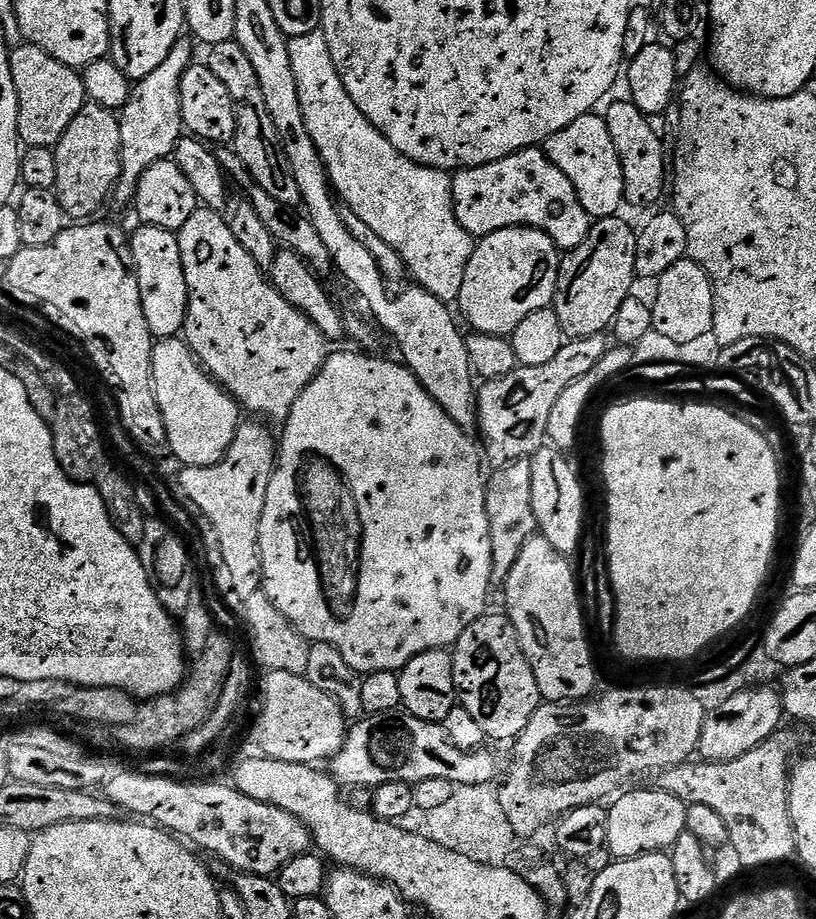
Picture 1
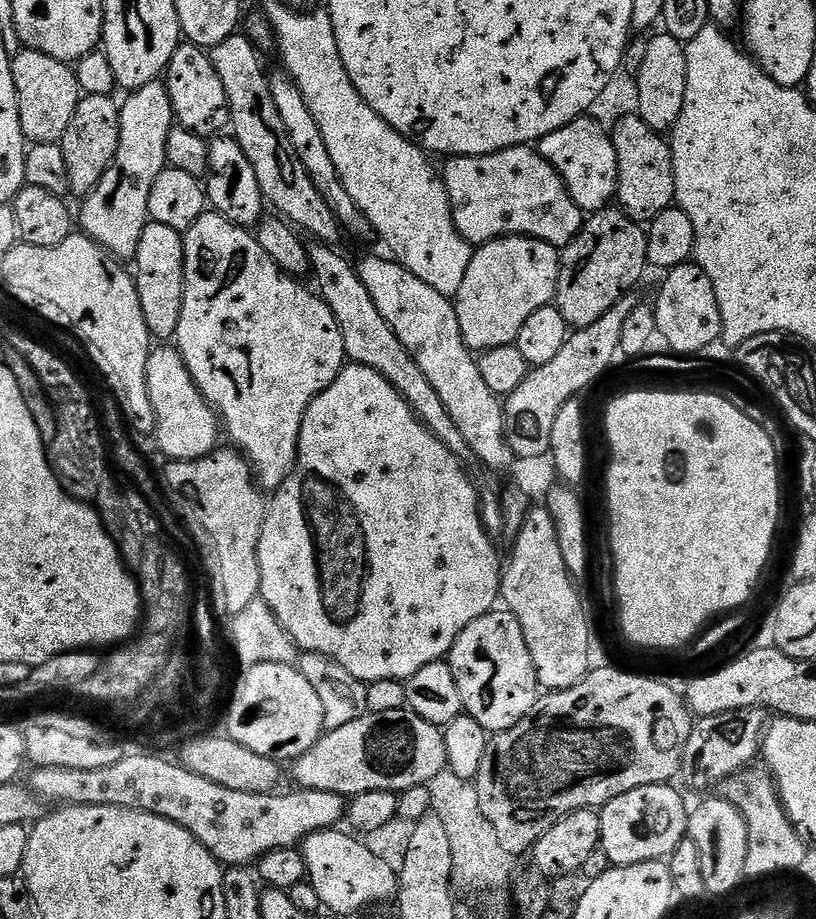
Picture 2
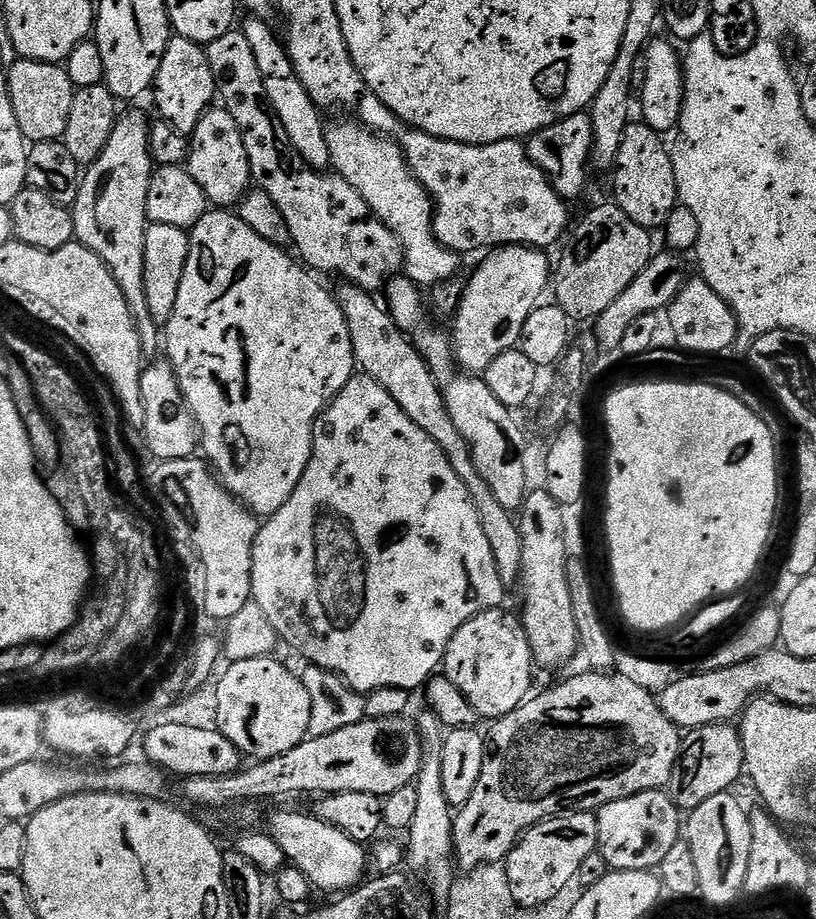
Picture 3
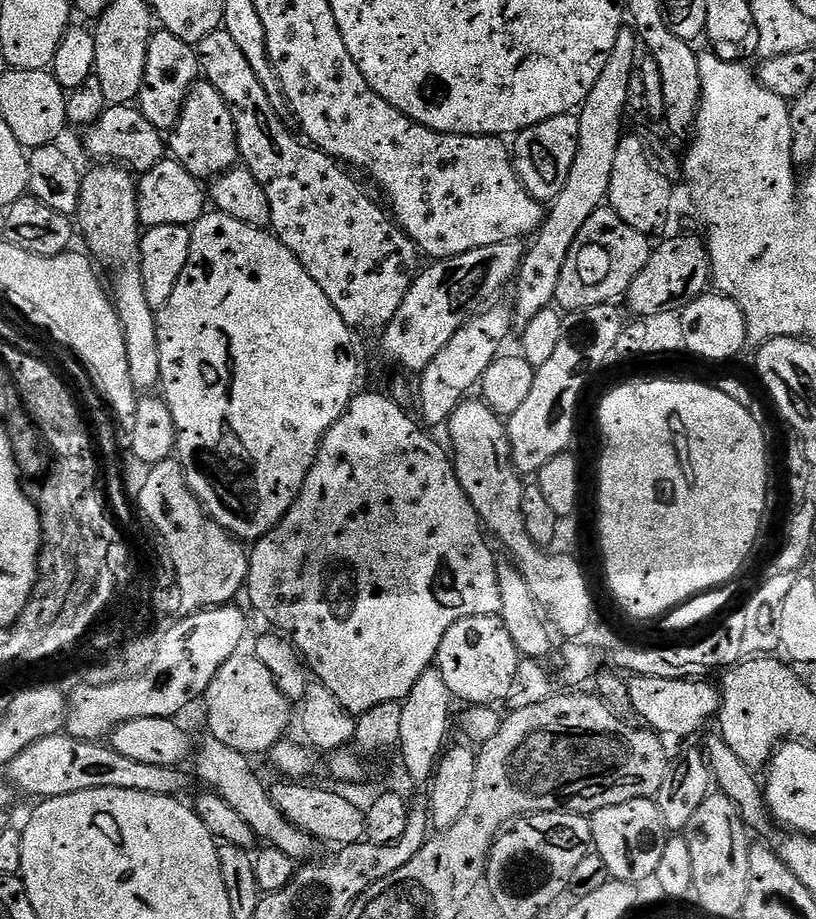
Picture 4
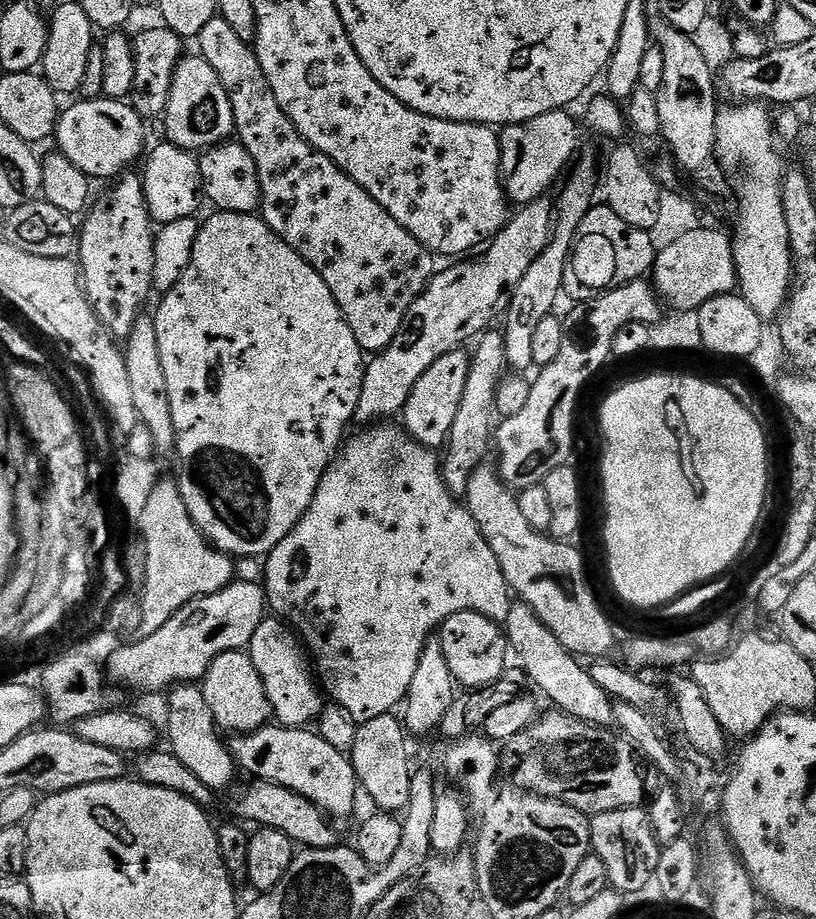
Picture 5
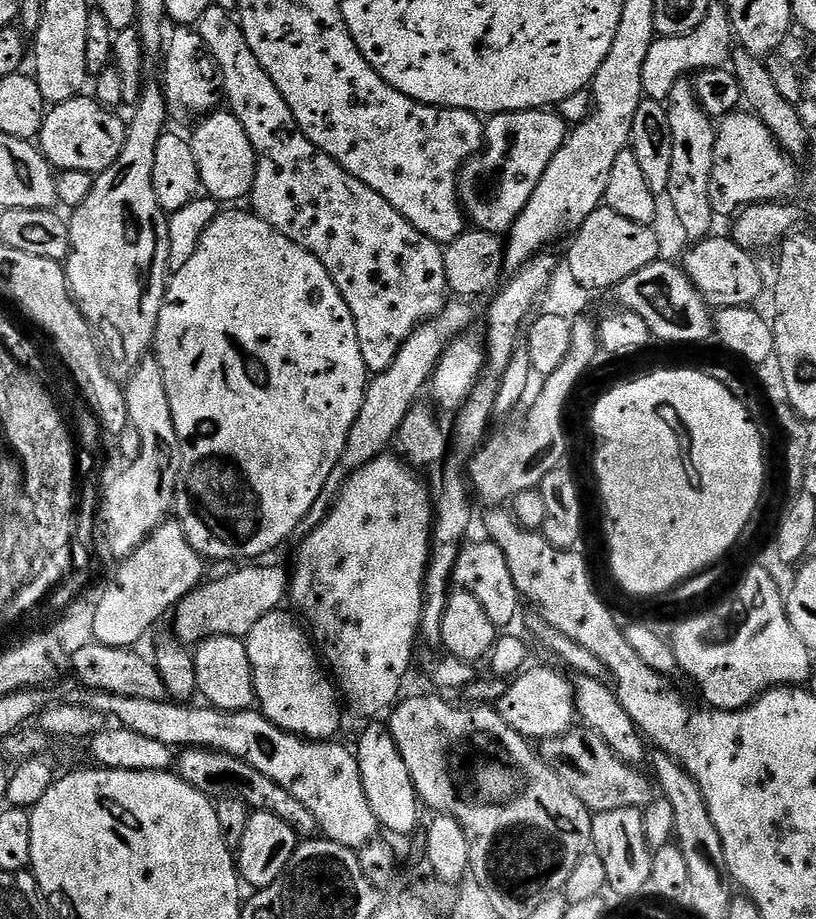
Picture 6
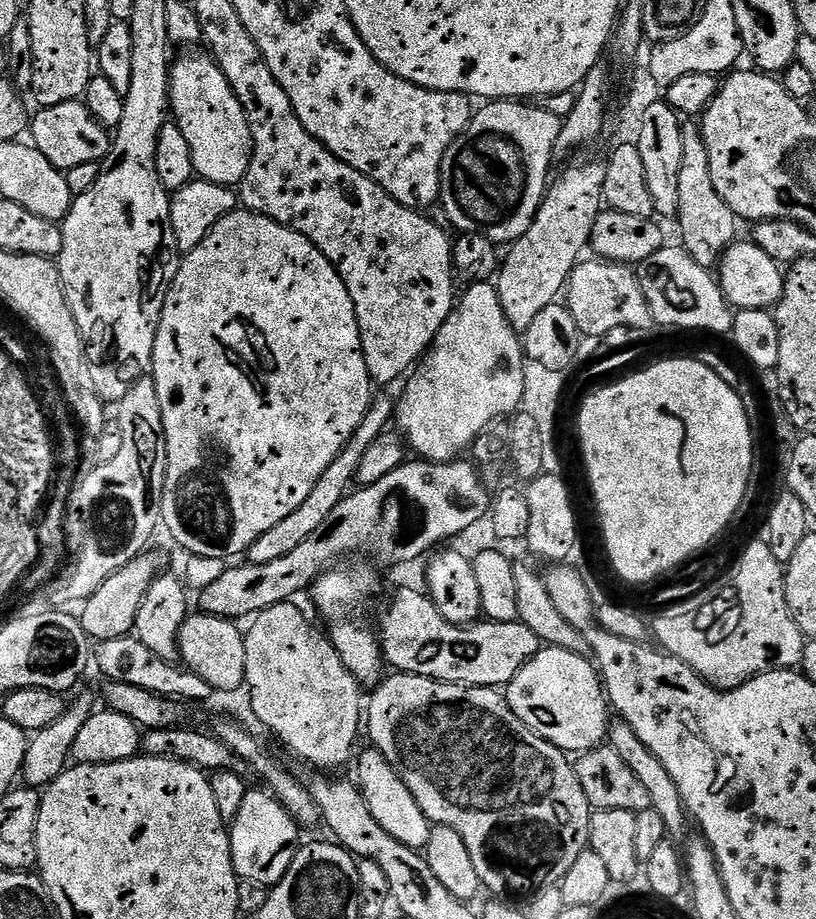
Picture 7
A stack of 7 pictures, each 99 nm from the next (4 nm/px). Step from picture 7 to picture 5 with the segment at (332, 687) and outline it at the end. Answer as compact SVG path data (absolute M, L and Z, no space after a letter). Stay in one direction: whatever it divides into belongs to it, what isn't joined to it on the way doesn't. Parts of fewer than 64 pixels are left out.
M265 618L258 630L254 630L254 638L246 651L266 686L272 716L289 728L311 725L311 720L313 723L324 709L326 700L310 667L305 645L295 631L279 618Z

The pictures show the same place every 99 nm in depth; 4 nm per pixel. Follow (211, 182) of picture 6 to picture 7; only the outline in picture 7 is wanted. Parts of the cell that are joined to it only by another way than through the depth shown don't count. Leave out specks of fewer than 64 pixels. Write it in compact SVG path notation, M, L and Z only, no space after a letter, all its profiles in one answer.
M211 55L184 56L175 61L170 78L170 112L174 122L190 145L194 170L201 180L215 184L239 186L250 170L252 135L242 102L234 94L226 74L216 65Z

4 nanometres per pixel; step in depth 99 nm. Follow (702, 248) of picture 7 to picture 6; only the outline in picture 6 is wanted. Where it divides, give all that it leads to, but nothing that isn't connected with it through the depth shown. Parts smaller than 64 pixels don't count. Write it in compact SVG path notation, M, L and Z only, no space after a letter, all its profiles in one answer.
M687 79L680 80L670 90L666 107L669 114L671 136L671 165L666 199L672 203L672 212L680 223L680 228L689 236L689 241L705 240L713 235L712 220L714 213L710 206L710 174L714 170L714 146L716 145L717 125L713 117L707 116L696 97L695 87Z

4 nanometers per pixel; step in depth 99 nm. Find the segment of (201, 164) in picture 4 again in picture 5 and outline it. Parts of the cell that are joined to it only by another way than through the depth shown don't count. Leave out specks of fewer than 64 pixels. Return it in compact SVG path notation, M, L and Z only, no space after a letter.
M185 55L180 61L178 70L174 70L174 82L170 86L170 102L166 102L162 123L168 131L167 139L171 143L194 153L215 148L217 144L233 139L236 123L230 98L218 74L214 74L214 66L210 66L210 62L206 62L204 56Z

